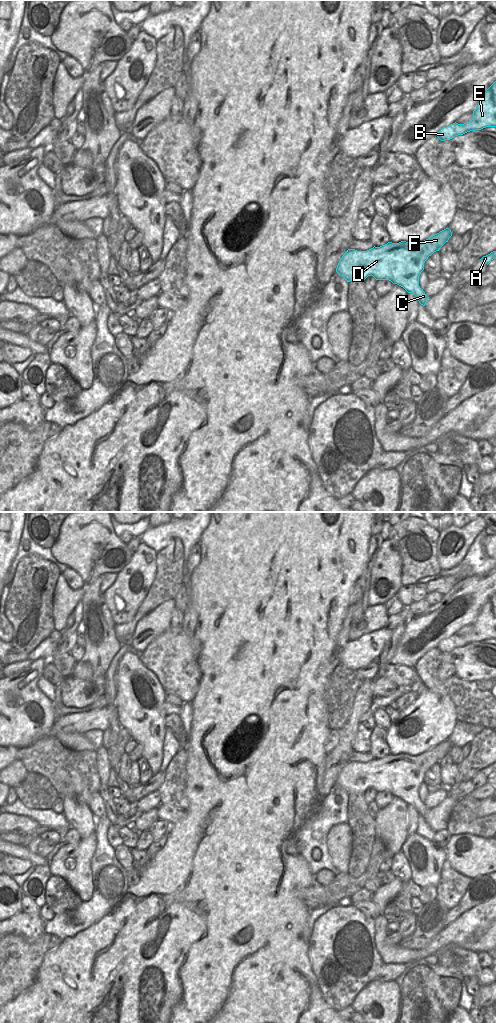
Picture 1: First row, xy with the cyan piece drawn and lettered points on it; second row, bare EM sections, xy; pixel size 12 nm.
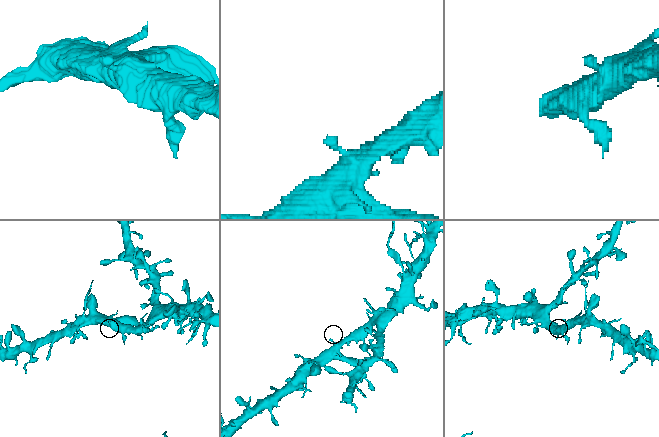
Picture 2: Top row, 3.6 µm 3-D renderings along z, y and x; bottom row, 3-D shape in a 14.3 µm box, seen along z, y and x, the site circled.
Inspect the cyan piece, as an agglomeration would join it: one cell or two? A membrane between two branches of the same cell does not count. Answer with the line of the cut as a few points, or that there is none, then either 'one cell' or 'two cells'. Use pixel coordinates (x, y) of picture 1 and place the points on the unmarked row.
no cut | one cell

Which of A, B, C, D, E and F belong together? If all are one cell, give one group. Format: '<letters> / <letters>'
A B C D E F

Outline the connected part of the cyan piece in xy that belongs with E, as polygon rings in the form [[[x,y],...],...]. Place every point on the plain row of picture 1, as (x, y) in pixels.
[[[496,593],[481,609],[476,621],[473,623],[471,633],[464,636],[455,634],[444,639],[438,644],[437,649],[441,653],[450,652],[455,648],[486,639],[496,639]]]

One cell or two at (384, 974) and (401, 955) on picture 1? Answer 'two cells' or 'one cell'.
two cells

